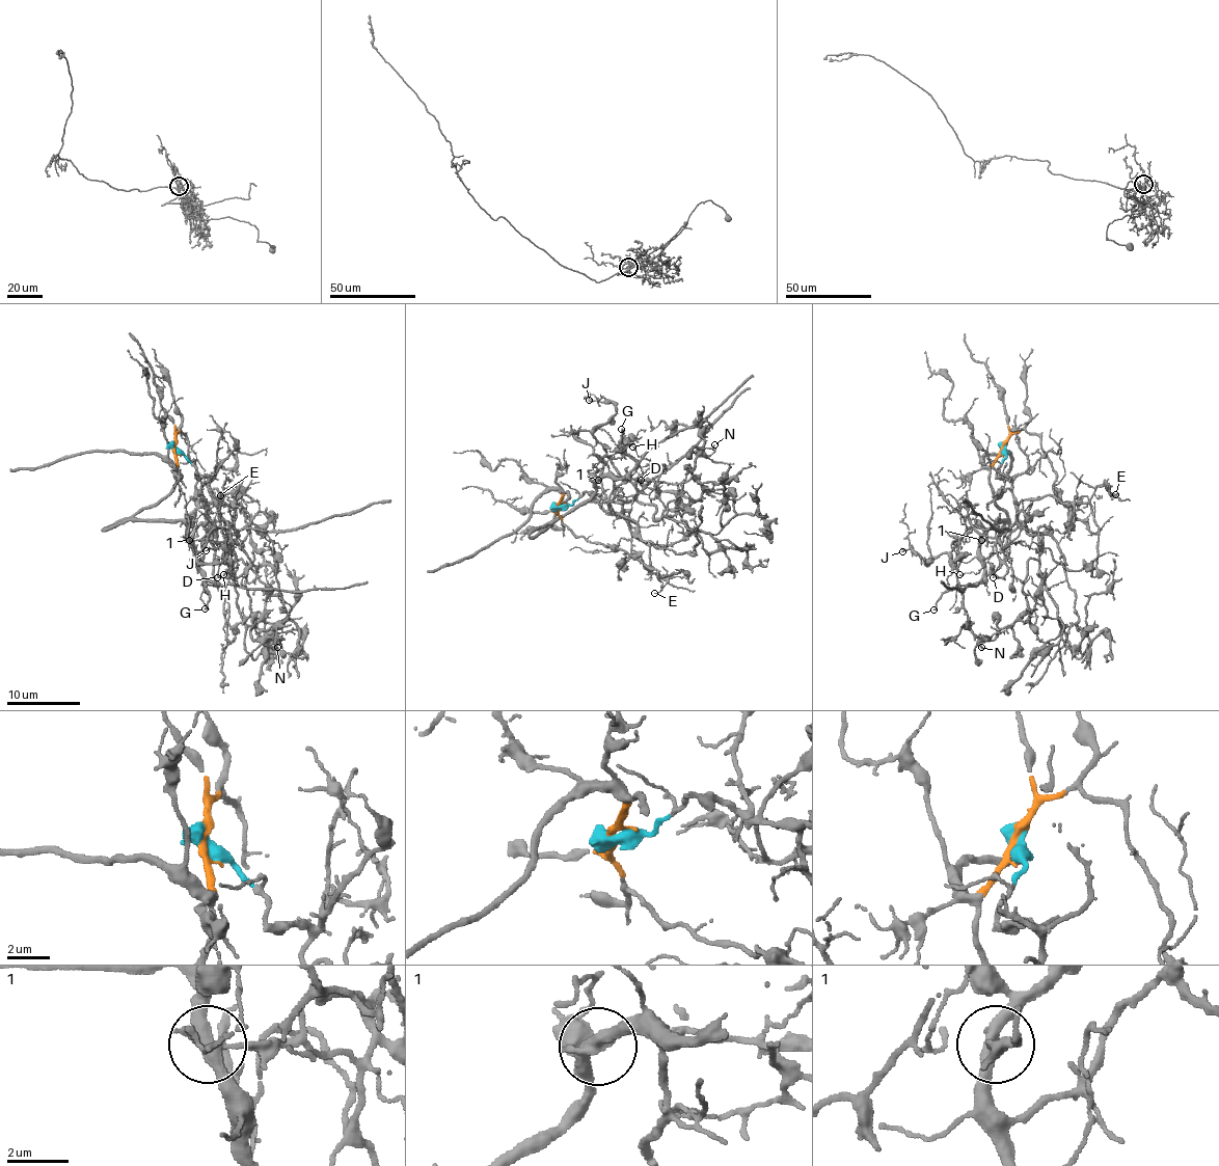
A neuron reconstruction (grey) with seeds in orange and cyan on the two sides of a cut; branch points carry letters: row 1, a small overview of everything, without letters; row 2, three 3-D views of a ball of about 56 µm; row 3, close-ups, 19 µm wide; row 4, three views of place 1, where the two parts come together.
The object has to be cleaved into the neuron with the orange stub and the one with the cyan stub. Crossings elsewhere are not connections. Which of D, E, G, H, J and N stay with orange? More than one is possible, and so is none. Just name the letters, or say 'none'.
G

